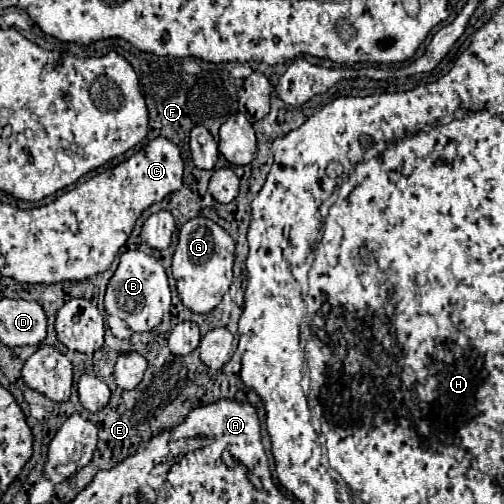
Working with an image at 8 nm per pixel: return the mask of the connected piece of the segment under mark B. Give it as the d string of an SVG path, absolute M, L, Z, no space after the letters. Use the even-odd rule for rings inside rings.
M140 250L124 252L120 256L120 264L114 276L108 282L104 304L110 316L122 318L134 332L146 332L156 328L162 322L164 312L170 310L170 286L164 266L156 258Z

